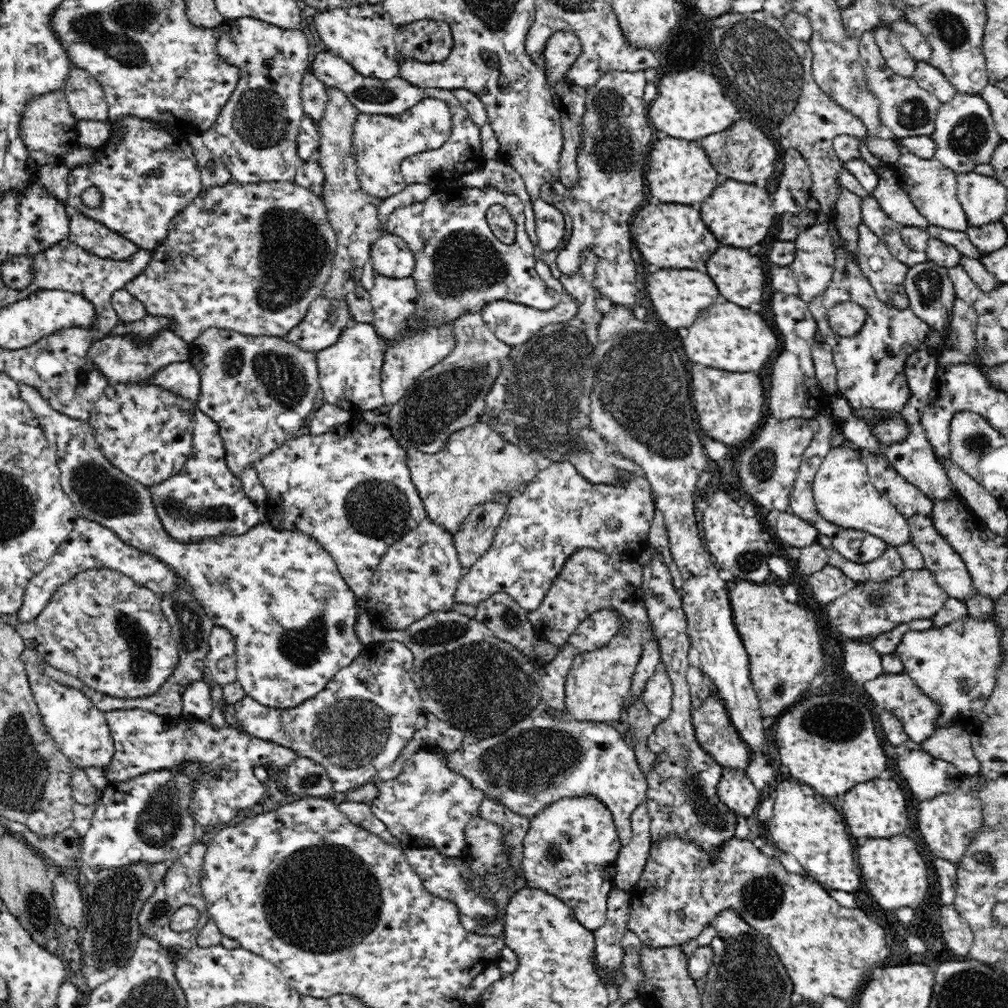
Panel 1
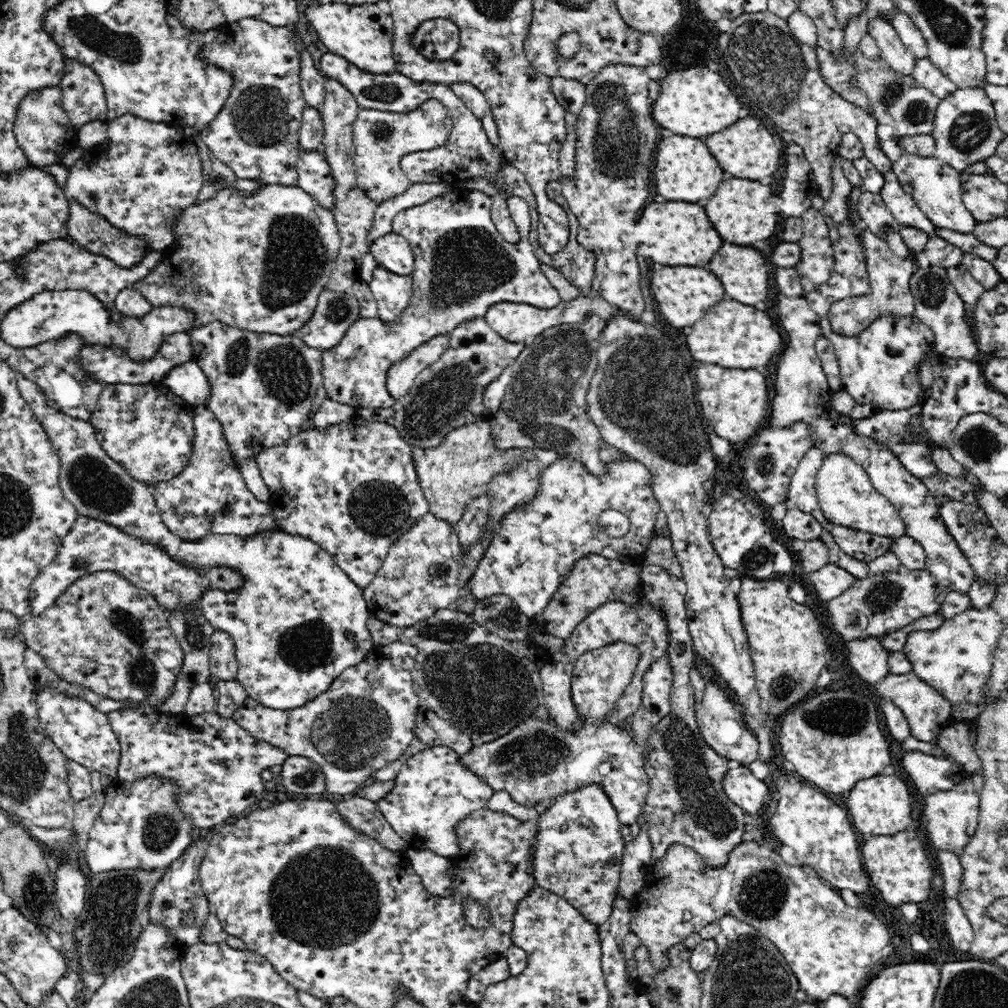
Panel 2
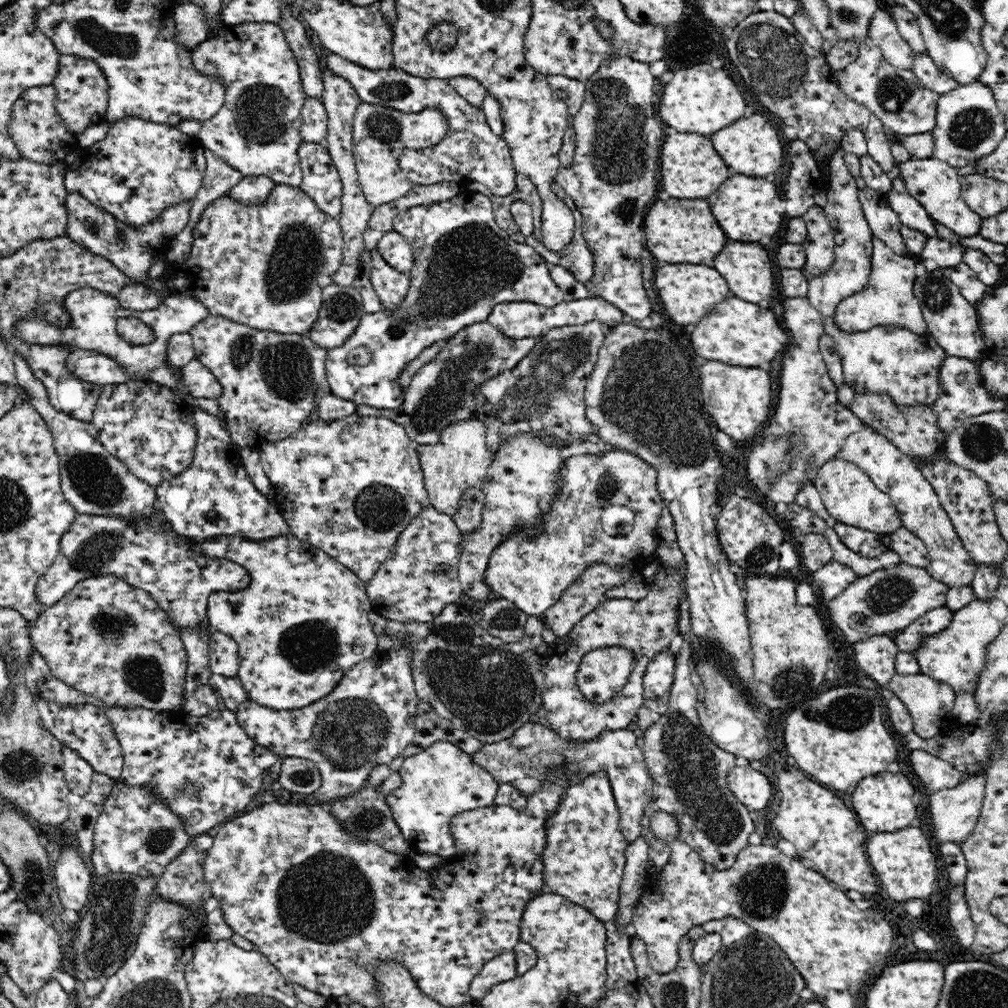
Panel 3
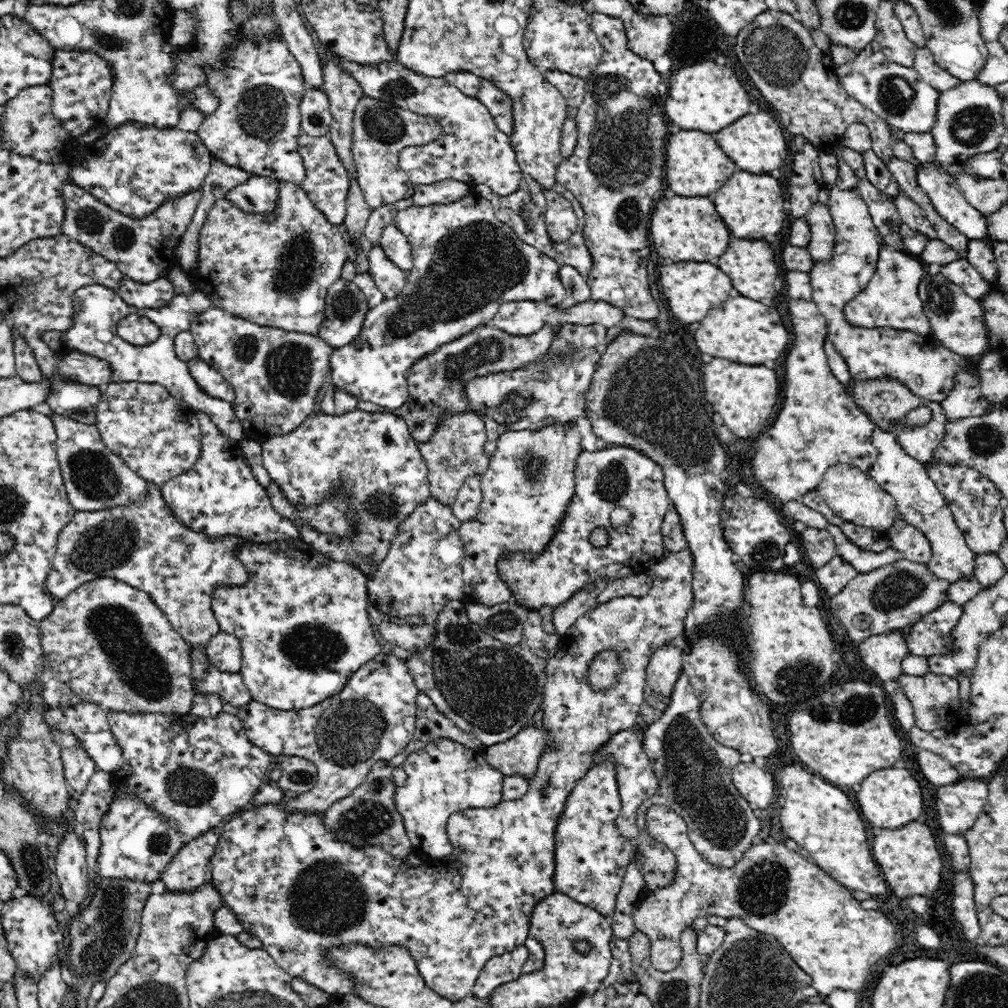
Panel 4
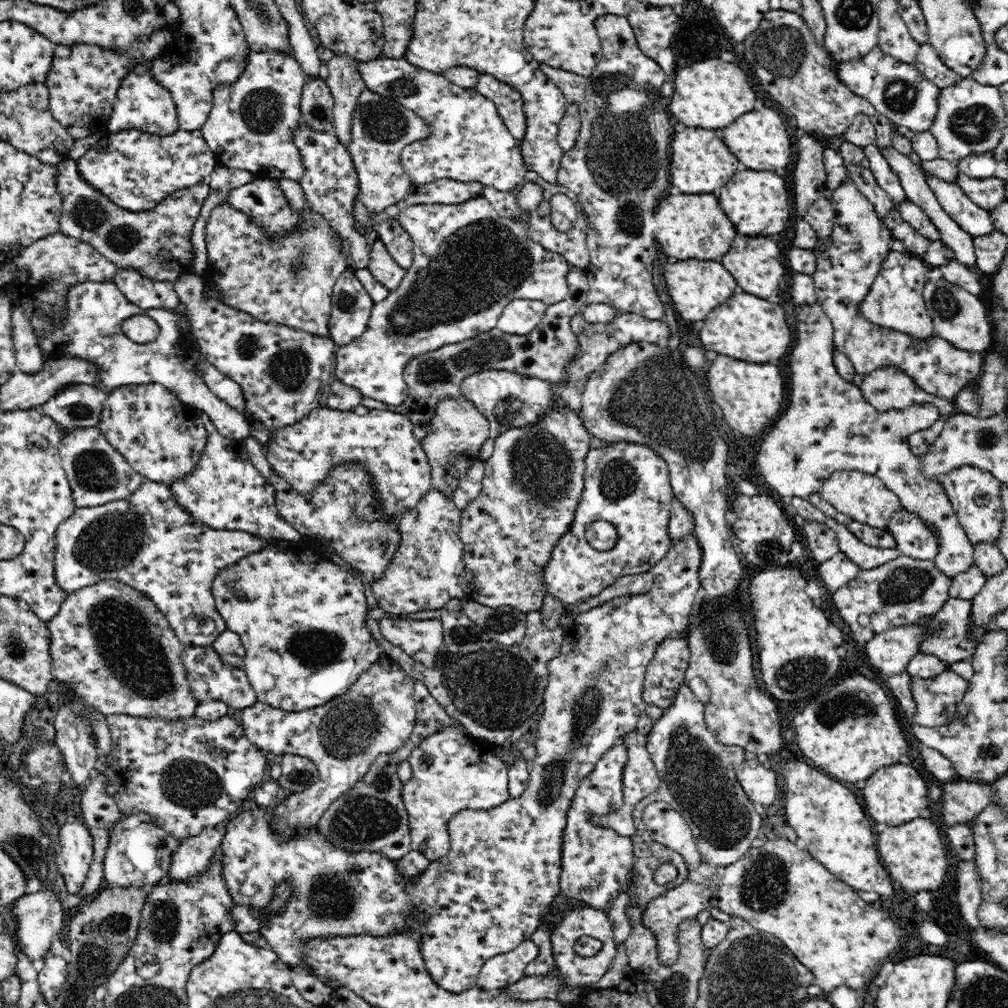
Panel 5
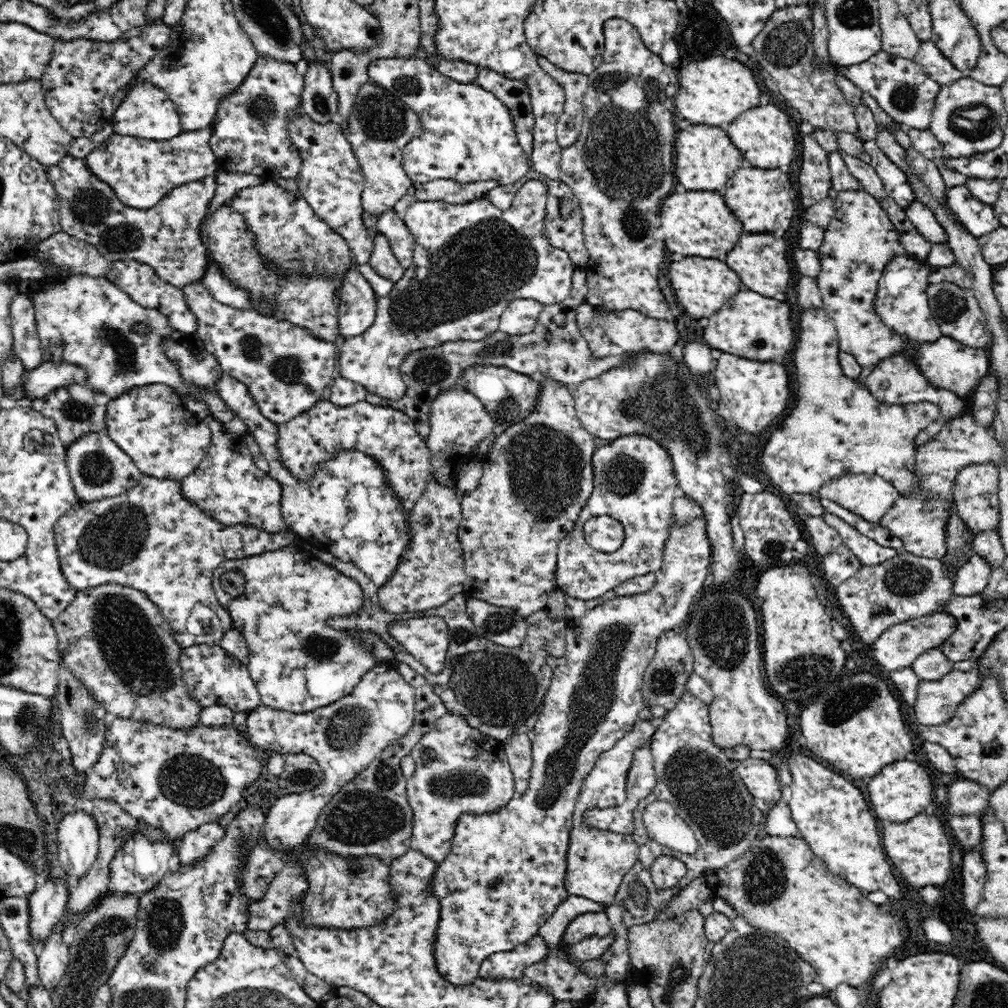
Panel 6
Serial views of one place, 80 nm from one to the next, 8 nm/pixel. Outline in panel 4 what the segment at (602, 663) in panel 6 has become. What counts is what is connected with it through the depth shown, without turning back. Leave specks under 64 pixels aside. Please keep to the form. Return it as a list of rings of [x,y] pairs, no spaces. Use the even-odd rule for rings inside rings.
[[[688,545],[684,549],[673,551],[665,555],[660,561],[652,566],[653,585],[647,596],[636,598],[634,596],[624,596],[621,598],[612,598],[608,602],[603,602],[595,607],[591,612],[584,613],[581,618],[576,619],[576,623],[568,629],[564,635],[560,635],[560,640],[557,646],[556,654],[547,662],[545,669],[547,681],[544,687],[544,696],[541,704],[544,710],[542,729],[548,737],[547,745],[543,748],[538,760],[536,772],[530,778],[528,790],[520,800],[500,801],[498,804],[492,805],[490,808],[473,808],[455,812],[447,822],[447,833],[452,845],[452,852],[448,856],[440,859],[431,860],[431,863],[422,864],[419,867],[406,866],[404,862],[394,855],[388,854],[386,851],[378,847],[354,847],[350,843],[342,843],[338,839],[333,838],[328,830],[324,828],[324,813],[316,815],[304,816],[304,814],[295,814],[284,812],[282,805],[273,805],[271,803],[265,805],[257,805],[247,807],[241,815],[231,819],[222,828],[222,834],[219,835],[217,845],[213,848],[214,854],[209,862],[209,881],[218,887],[219,892],[225,905],[232,910],[236,918],[246,924],[243,932],[248,932],[251,936],[256,936],[262,942],[262,949],[266,949],[275,961],[282,965],[282,968],[292,977],[301,978],[327,992],[330,995],[338,994],[355,994],[352,982],[340,972],[324,972],[324,968],[320,968],[320,956],[316,956],[316,952],[320,952],[320,948],[324,948],[324,944],[336,944],[336,940],[376,940],[376,944],[388,944],[388,940],[400,940],[400,944],[412,944],[412,952],[416,952],[416,960],[420,960],[420,972],[424,972],[424,980],[438,993],[450,999],[461,999],[472,993],[476,979],[479,977],[484,965],[495,956],[500,956],[505,952],[511,951],[524,944],[529,937],[529,930],[532,920],[532,912],[535,907],[548,898],[555,892],[554,879],[556,876],[555,864],[555,832],[558,828],[559,820],[563,814],[564,807],[567,804],[568,795],[576,783],[587,774],[588,770],[596,764],[596,754],[611,742],[611,739],[622,731],[631,729],[638,714],[640,714],[640,706],[645,703],[643,697],[645,687],[645,673],[652,654],[656,648],[668,644],[672,639],[684,634],[684,619],[687,611],[693,606],[695,601],[694,585],[692,582],[694,572],[694,553],[691,552]],[[602,652],[616,652],[618,663],[620,663],[620,674],[615,677],[615,683],[605,689],[594,689],[590,685],[590,674],[595,661],[599,658]]]

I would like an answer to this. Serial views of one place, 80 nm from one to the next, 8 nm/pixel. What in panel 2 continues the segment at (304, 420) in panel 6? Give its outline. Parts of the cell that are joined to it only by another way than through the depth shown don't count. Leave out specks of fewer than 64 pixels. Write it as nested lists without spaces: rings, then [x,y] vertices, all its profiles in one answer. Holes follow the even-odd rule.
[[[355,414],[328,428],[300,431],[282,445],[262,449],[255,461],[271,492],[267,503],[278,519],[278,530],[309,538],[320,545],[362,589],[380,570],[391,544],[429,512],[428,501],[419,485],[411,445],[387,421],[364,420]]]

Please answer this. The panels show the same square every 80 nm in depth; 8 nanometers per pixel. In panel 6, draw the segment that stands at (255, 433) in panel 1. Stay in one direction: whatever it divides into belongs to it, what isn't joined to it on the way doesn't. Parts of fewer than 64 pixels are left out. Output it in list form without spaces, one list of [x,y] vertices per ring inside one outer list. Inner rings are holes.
[[[202,281],[187,284],[182,289],[187,304],[198,317],[194,334],[204,348],[214,353],[224,374],[247,385],[268,420],[279,426],[323,400],[324,388],[334,380],[336,346],[333,342],[312,336],[300,325],[274,316],[222,304],[207,291]]]

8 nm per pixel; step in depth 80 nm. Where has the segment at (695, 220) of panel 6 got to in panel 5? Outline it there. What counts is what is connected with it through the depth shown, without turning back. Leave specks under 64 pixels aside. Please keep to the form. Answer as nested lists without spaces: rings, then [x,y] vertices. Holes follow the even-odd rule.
[[[712,193],[669,195],[656,207],[656,222],[655,239],[661,243],[664,255],[674,257],[678,261],[694,258],[702,261],[716,260],[721,263],[724,254],[731,250],[730,242],[738,234],[735,225],[719,205],[716,194]]]

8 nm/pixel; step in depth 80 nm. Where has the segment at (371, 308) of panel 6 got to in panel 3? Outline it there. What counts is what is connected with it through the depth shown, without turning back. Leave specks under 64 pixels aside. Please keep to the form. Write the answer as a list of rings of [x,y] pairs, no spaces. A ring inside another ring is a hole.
[[[332,282],[323,288],[322,295],[317,321],[306,335],[324,348],[336,348],[355,332],[364,316],[361,294],[352,285],[340,286]]]

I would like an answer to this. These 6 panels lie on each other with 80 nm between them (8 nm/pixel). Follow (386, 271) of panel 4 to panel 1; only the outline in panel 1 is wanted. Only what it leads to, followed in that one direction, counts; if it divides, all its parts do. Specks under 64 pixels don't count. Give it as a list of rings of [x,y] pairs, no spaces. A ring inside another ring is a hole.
[[[375,274],[374,286],[369,290],[371,303],[374,309],[375,331],[383,340],[387,340],[387,348],[383,360],[381,389],[385,404],[399,402],[407,388],[432,366],[444,360],[452,352],[456,344],[456,335],[453,334],[453,323],[444,323],[442,327],[424,327],[422,331],[409,330],[405,321],[409,320],[416,310],[418,289],[412,276],[408,278],[392,278]]]

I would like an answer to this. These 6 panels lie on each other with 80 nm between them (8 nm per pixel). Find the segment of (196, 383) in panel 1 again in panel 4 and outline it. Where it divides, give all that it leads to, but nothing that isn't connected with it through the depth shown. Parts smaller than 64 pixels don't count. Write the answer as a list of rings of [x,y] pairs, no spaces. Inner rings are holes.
[[[198,356],[186,363],[191,369],[192,375],[202,385],[204,392],[208,392],[209,396],[216,399],[224,400],[230,404],[234,403],[234,390],[215,368],[212,368]]]

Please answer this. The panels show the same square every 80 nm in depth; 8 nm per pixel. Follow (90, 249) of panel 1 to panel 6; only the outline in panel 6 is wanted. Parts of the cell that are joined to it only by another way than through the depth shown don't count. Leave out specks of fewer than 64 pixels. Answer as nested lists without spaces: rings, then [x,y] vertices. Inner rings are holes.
[[[66,156],[59,164],[47,168],[48,179],[60,201],[59,213],[61,230],[78,240],[93,244],[98,253],[108,261],[136,260],[155,269],[162,280],[183,288],[190,283],[199,283],[207,271],[208,259],[211,258],[206,241],[202,237],[204,220],[210,219],[212,200],[217,195],[219,178],[212,174],[189,184],[178,185],[152,208],[138,209],[126,205],[118,197],[108,182],[100,180],[88,166],[88,162],[72,156]]]

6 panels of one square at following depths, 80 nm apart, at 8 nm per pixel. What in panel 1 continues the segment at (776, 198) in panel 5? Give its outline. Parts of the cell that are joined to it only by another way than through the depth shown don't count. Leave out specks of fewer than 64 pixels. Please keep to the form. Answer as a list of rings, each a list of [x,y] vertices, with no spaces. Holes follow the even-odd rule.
[[[729,179],[720,184],[712,192],[712,196],[697,207],[704,224],[708,224],[707,227],[712,230],[712,234],[720,240],[719,244],[734,248],[750,248],[761,243],[766,238],[770,226],[774,224],[777,214],[774,211],[773,200],[770,200],[764,188],[758,188],[754,183],[746,184]]]

